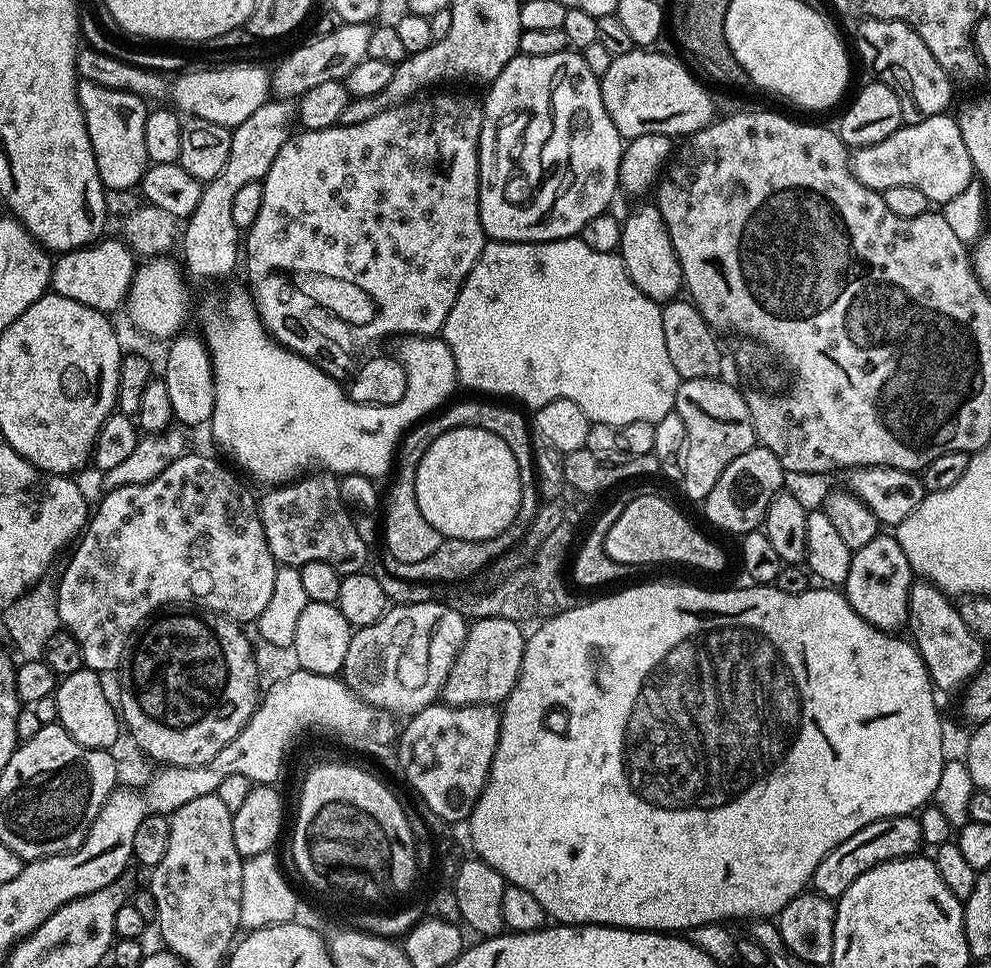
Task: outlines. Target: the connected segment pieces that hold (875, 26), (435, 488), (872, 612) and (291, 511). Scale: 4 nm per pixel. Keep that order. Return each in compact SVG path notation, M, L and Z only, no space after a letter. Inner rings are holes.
M861 19L856 28L856 52L860 60L873 72L879 83L899 90L916 103L921 117L938 116L949 111L954 81L938 66L934 54L922 42L920 35L900 20Z
M456 428L433 442L417 468L416 501L422 518L447 536L459 540L492 540L502 535L514 522L520 509L520 475L518 462L508 441L480 428Z
M877 534L872 541L853 551L848 577L845 578L842 591L848 597L848 605L863 620L880 629L881 632L895 633L908 623L908 599L914 573L906 554L895 535Z
M308 474L295 482L289 482L283 486L273 487L258 500L260 509L260 521L264 527L264 533L268 539L268 545L272 556L281 565L299 566L311 560L327 560L329 564L339 565L340 560L348 560L344 564L345 573L354 572L365 567L368 560L368 548L352 521L352 516L347 512L346 501L342 495L341 485L336 484L337 477L332 474Z

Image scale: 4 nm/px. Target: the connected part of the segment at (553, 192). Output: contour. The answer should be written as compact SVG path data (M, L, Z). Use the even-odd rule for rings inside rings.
M565 50L546 54L545 56L516 55L500 73L495 80L491 81L488 92L487 111L496 119L496 161L492 164L492 173L487 173L486 183L480 190L480 221L484 227L485 237L492 242L503 242L506 244L545 244L551 240L567 240L579 237L580 232L598 214L609 211L608 203L612 195L618 192L618 181L620 178L620 158L622 155L622 137L614 126L606 106L602 102L600 94L600 81L592 72L590 66L586 66L583 55L576 50Z

